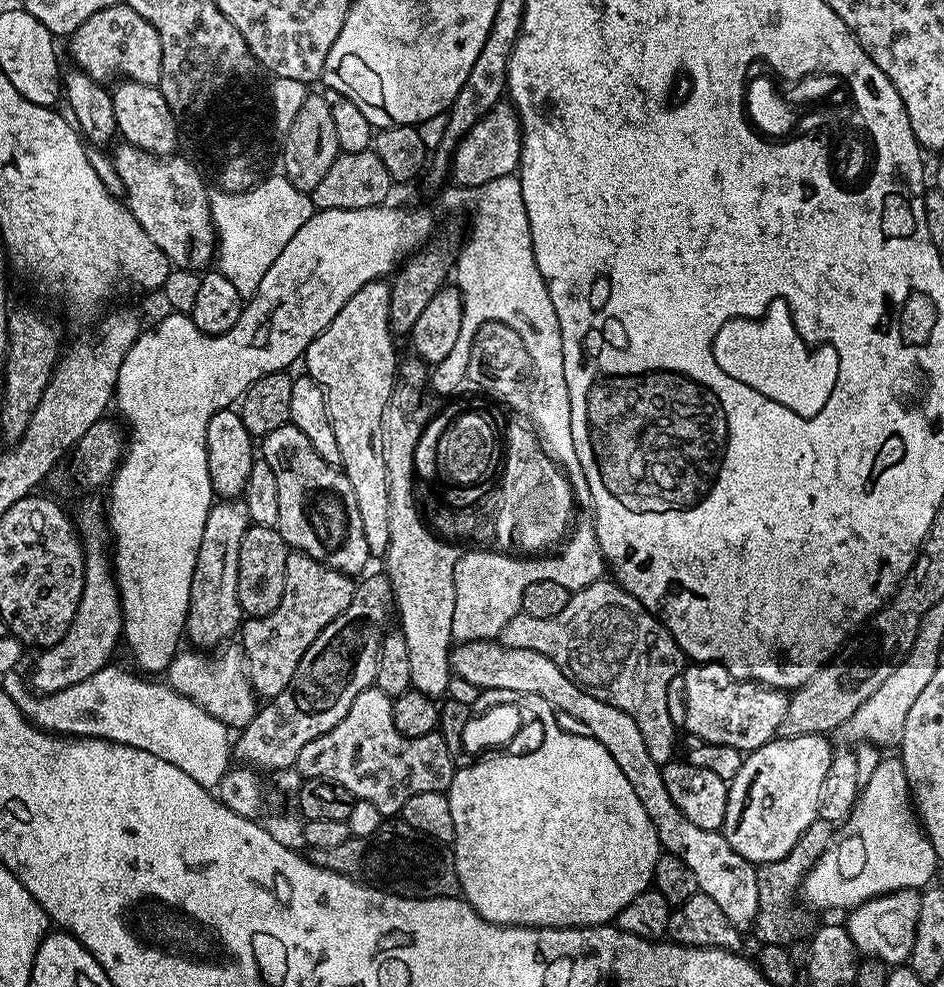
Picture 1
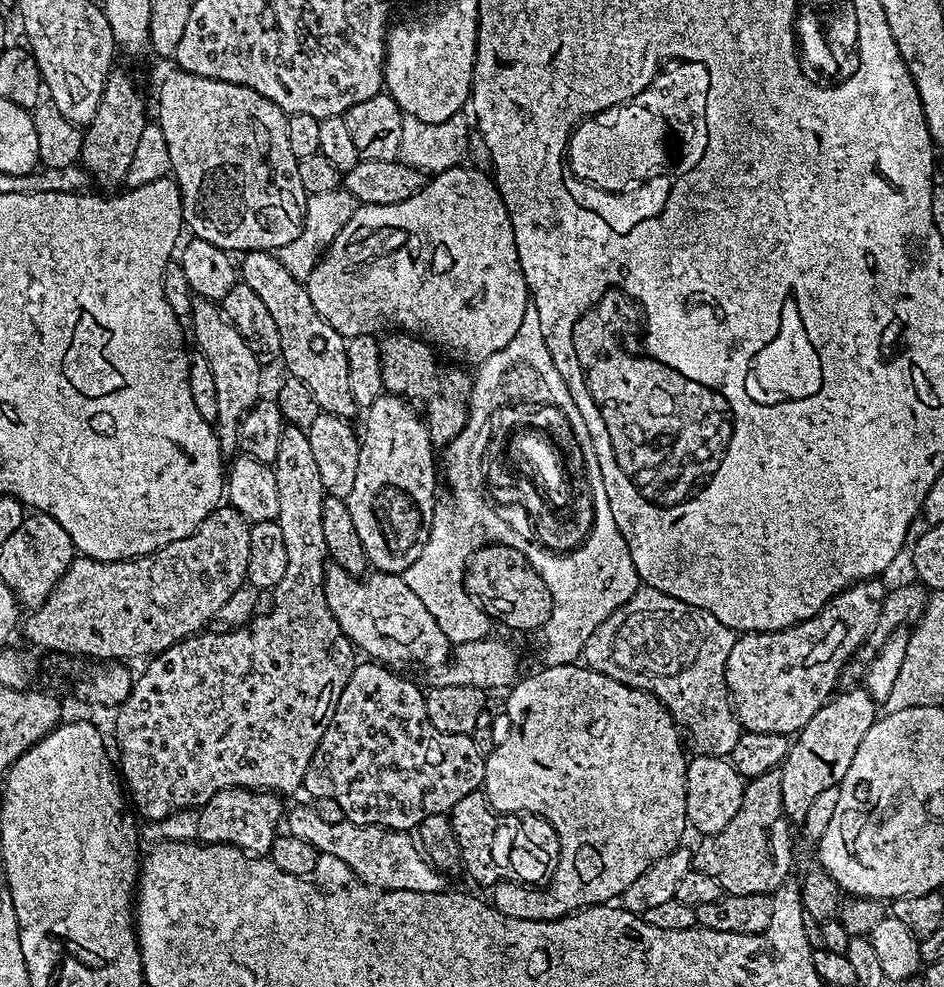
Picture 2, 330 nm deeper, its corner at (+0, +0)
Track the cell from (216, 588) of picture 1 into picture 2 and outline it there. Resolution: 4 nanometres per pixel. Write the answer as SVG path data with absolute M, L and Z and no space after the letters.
M203 298L193 299L190 317L190 336L196 339L199 355L210 362L210 374L214 374L214 390L218 397L218 414L214 421L216 437L220 440L220 450L225 457L237 455L240 447L238 426L244 415L262 398L260 392L260 364L261 357L242 338L240 331L229 322L224 315L224 309L217 301Z

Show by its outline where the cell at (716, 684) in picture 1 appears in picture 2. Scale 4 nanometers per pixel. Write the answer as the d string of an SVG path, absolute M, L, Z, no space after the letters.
M873 578L861 580L839 592L828 605L809 620L795 624L793 628L783 628L777 632L746 632L737 635L734 646L730 650L730 658L726 660L726 680L728 694L732 698L732 707L741 725L749 732L773 732L791 737L799 734L818 714L818 710L832 699L840 683L842 670L848 661L865 647L864 640L876 631L880 622L882 606L886 595L883 579Z

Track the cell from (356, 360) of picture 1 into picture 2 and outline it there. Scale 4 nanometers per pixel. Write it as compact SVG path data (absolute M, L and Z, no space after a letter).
M246 252L243 253L241 260L244 261L239 261L238 272L242 277L242 283L250 286L250 290L254 290L258 294L258 298L262 298L262 303L266 305L266 310L270 310L270 314L278 326L279 359L284 360L285 366L288 367L287 375L298 378L302 382L306 382L306 386L310 386L310 394L314 394L320 411L352 418L352 415L358 411L358 405L352 397L352 383L348 369L348 344L343 331L330 326L330 322L326 322L326 318L320 316L320 311L310 298L305 281L294 278L294 274L290 274L290 270L286 270L286 266L282 266L279 255L272 252Z

